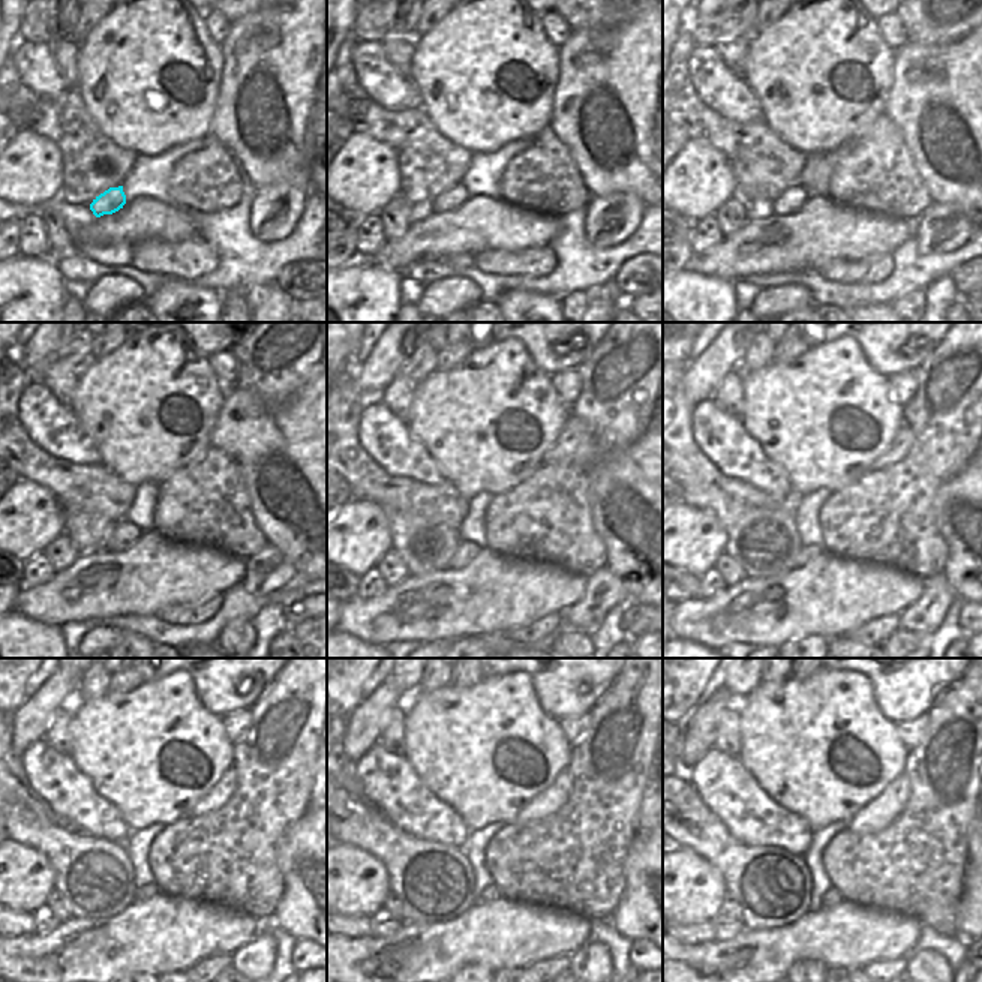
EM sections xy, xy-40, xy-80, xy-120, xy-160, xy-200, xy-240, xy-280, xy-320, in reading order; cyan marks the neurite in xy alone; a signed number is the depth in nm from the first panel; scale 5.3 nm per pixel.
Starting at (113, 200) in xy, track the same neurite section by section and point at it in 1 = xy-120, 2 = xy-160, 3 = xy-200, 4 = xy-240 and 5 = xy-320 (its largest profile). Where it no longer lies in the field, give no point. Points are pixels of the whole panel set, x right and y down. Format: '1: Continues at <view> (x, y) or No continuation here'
1: Continues at xy-120 (123, 534)
2: Continues at xy-160 (467, 550)
3: Continues at xy-200 (808, 552)
4: Continues at xy-240 (143, 892)
5: Continues at xy-320 (831, 898).

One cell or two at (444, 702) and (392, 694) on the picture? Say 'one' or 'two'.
two

